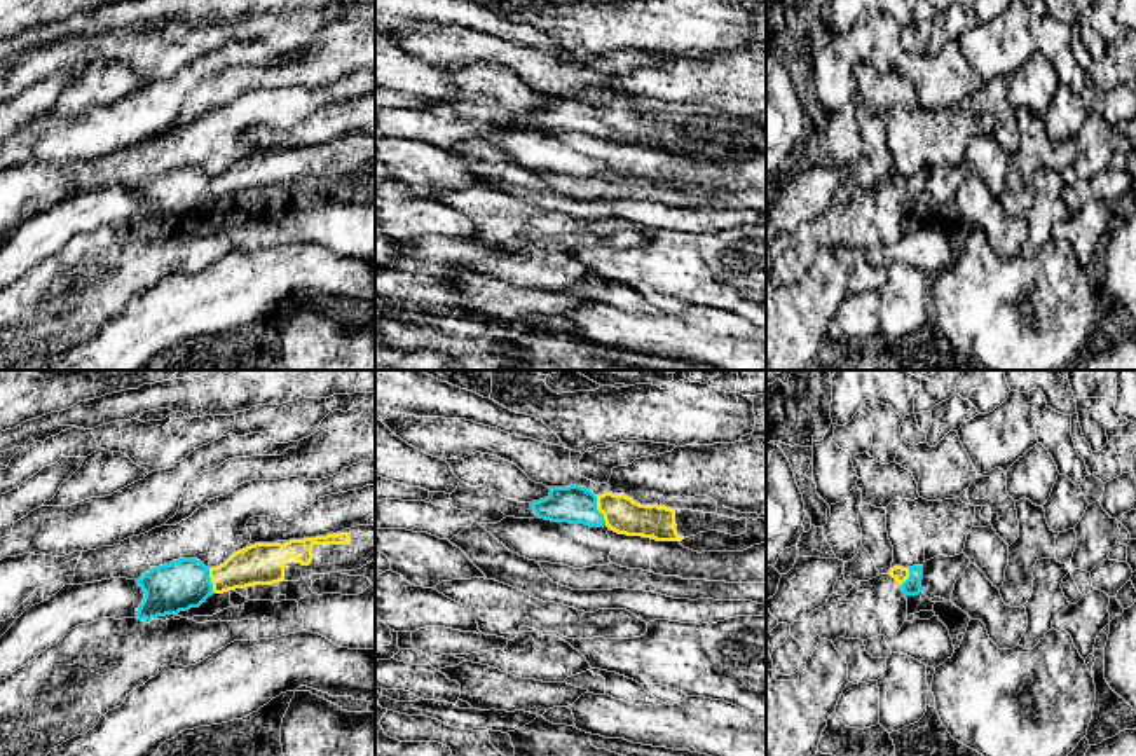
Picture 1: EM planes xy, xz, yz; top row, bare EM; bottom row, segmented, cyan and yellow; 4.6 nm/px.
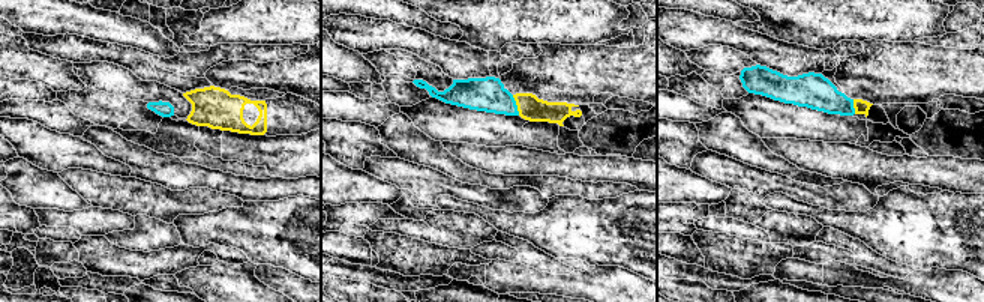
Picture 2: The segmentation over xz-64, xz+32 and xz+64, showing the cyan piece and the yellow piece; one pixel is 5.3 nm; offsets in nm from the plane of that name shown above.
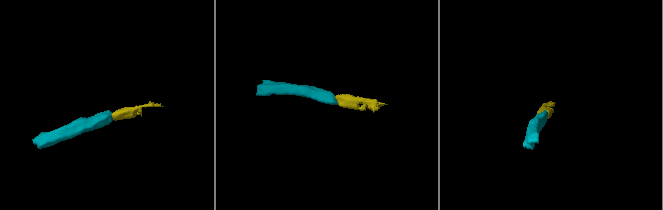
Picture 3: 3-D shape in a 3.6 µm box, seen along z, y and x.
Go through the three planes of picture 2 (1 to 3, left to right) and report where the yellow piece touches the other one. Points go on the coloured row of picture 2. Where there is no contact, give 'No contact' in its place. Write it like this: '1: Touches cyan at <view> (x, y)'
1: No contact
2: Touches cyan at xz+32 (516, 105)
3: Touches cyan at xz+64 (852, 107)

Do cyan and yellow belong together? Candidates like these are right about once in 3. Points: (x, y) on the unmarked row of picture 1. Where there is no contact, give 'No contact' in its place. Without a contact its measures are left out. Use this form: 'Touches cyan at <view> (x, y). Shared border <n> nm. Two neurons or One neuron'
Touches cyan at xz (597, 119). Shared border 140 nm. One neuron

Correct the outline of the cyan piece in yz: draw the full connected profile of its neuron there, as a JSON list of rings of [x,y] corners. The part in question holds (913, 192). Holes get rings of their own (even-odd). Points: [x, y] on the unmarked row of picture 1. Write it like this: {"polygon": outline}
{"polygon": [[[893,175],[890,176],[888,183],[899,192],[904,204],[918,204],[921,201],[923,175]]]}

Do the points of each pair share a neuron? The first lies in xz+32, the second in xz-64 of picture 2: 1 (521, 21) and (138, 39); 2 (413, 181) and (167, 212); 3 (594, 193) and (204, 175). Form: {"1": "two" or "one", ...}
{"1": "two", "2": "one", "3": "one"}

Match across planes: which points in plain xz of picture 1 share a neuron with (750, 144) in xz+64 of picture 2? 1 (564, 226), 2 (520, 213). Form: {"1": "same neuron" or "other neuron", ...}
{"1": "other neuron", "2": "other neuron"}

